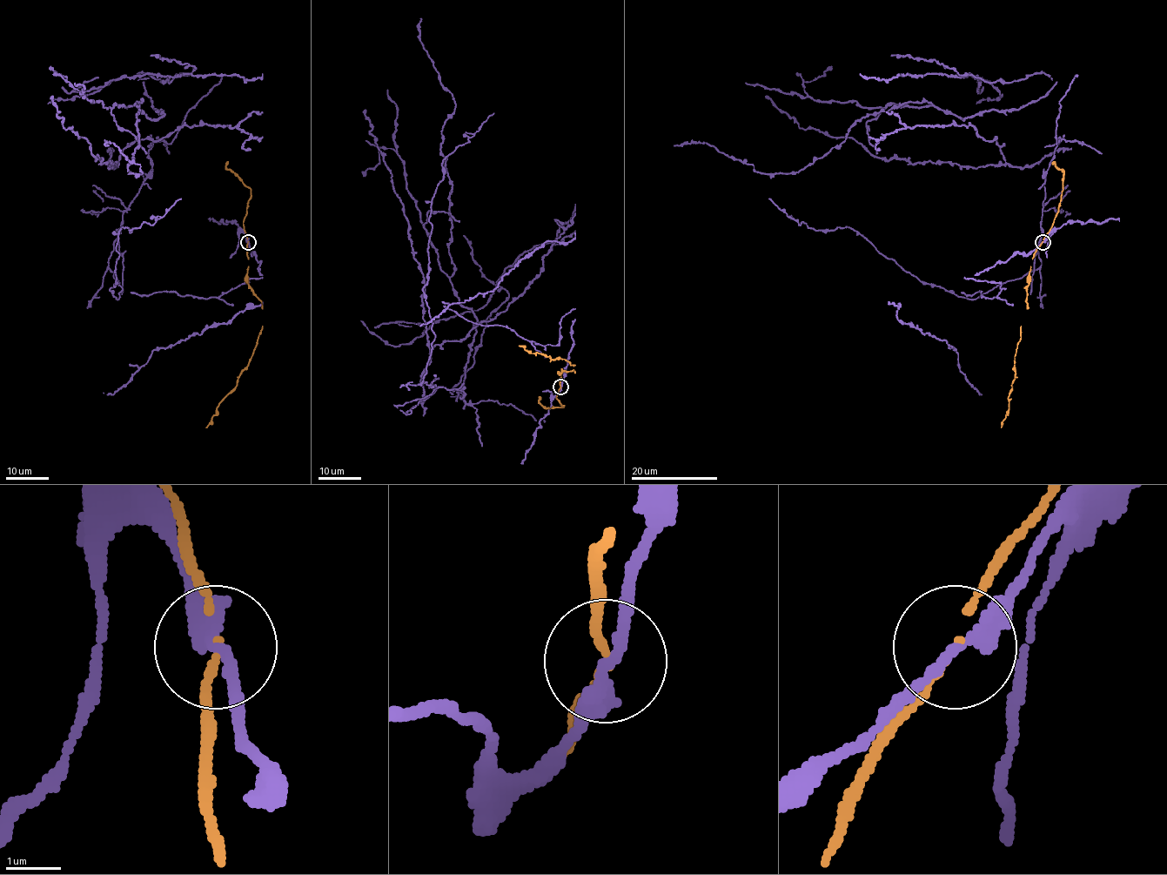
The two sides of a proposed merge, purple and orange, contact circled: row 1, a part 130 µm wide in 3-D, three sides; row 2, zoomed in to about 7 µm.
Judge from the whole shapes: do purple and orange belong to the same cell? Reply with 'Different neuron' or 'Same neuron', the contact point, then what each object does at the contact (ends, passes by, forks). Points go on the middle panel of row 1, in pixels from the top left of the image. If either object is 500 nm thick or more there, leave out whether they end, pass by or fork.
Different neuron. Place: (560, 387). At the ring purple passes by. At the ring orange passes by

